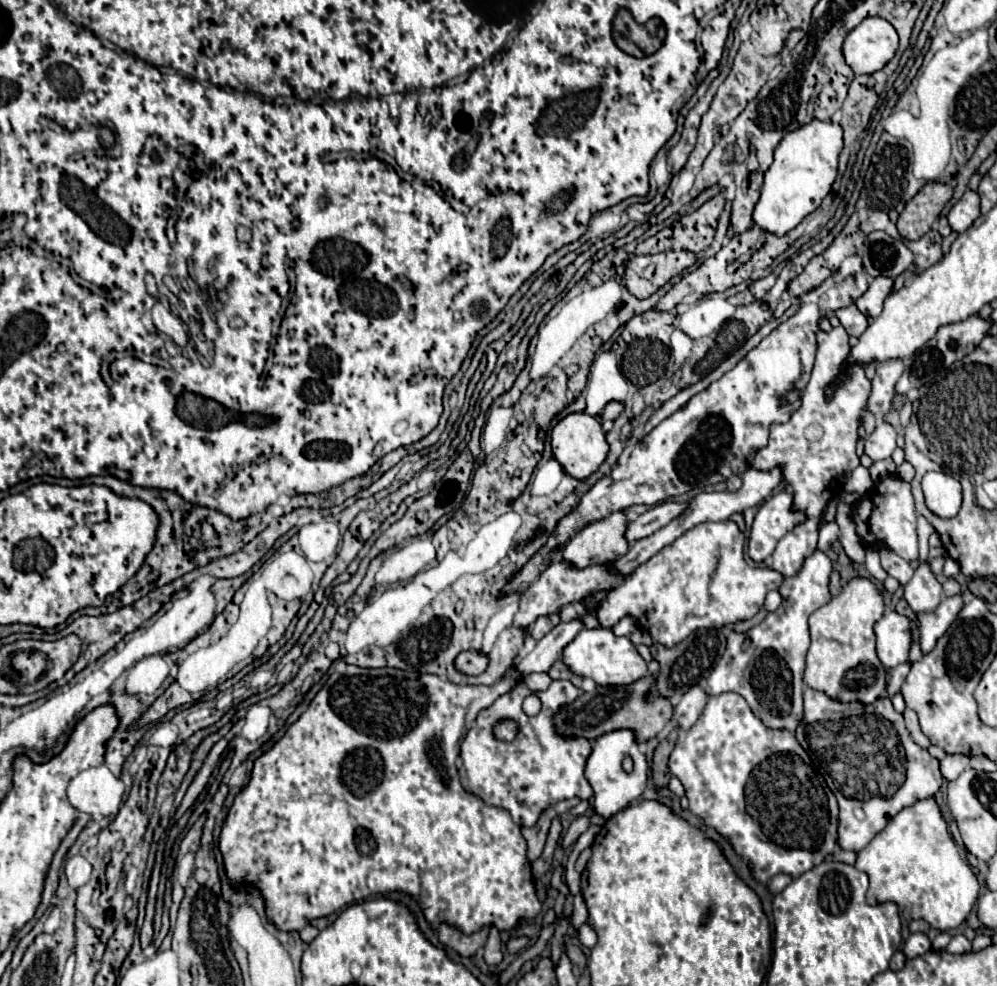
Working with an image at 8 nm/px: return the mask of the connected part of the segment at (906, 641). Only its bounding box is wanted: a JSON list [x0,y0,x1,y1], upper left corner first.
[875,612,911,668]

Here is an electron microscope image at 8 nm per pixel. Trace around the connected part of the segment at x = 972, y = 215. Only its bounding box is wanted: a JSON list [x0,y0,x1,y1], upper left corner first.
[947,190,979,232]

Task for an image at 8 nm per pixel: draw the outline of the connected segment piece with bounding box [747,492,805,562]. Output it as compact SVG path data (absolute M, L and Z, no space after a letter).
M779 492L759 506L747 544L747 552L755 562L767 560L777 542L805 518L803 512L791 510L791 502L791 494Z

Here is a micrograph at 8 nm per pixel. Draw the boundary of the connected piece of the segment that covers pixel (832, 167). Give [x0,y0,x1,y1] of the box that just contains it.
[753,120,843,236]

